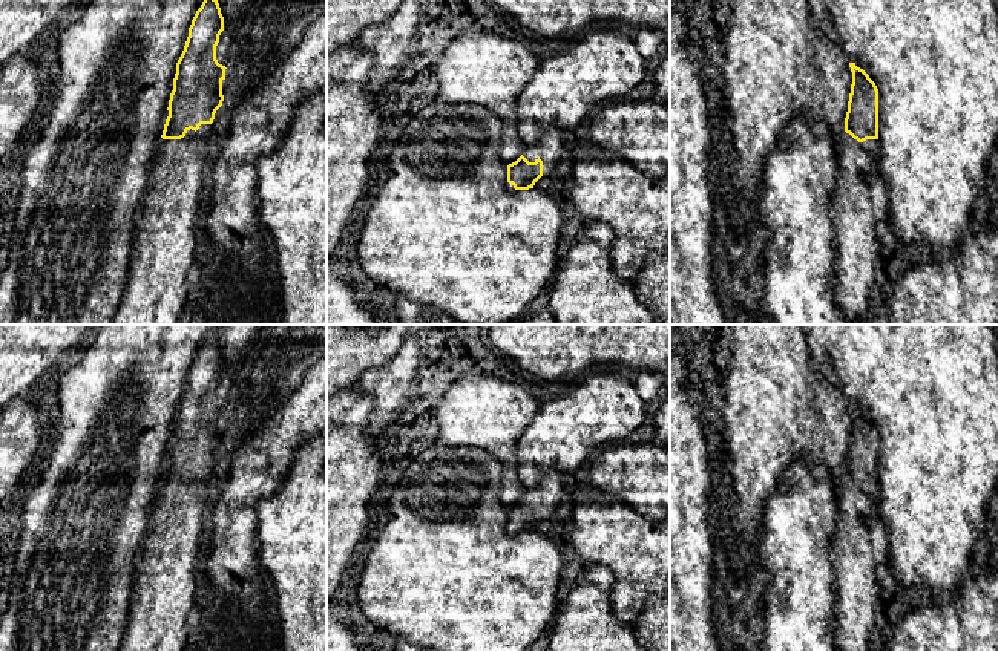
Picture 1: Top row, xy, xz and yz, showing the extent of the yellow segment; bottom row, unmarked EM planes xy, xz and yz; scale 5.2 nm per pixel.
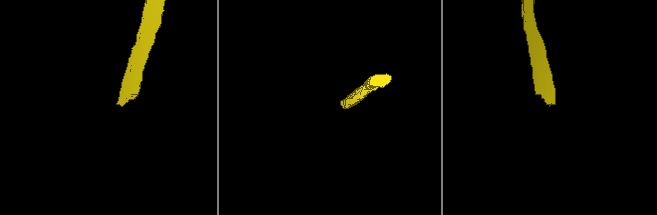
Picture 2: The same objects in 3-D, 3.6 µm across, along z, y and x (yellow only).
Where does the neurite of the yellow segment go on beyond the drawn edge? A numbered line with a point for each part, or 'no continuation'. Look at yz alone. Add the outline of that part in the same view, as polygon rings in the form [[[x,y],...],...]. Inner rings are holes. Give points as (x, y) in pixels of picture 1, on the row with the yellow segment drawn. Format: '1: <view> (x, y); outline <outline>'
1: yz (857, 247); outline [[[845,132],[837,149],[840,164],[835,173],[831,213],[837,231],[837,303],[845,312],[848,325],[865,319],[871,305],[871,291],[875,283],[874,263],[878,257],[878,227],[871,202],[871,178],[878,172],[878,139],[858,142]]]

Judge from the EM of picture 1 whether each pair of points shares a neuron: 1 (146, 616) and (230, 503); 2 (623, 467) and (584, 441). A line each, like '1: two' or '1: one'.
1: two
2: two

